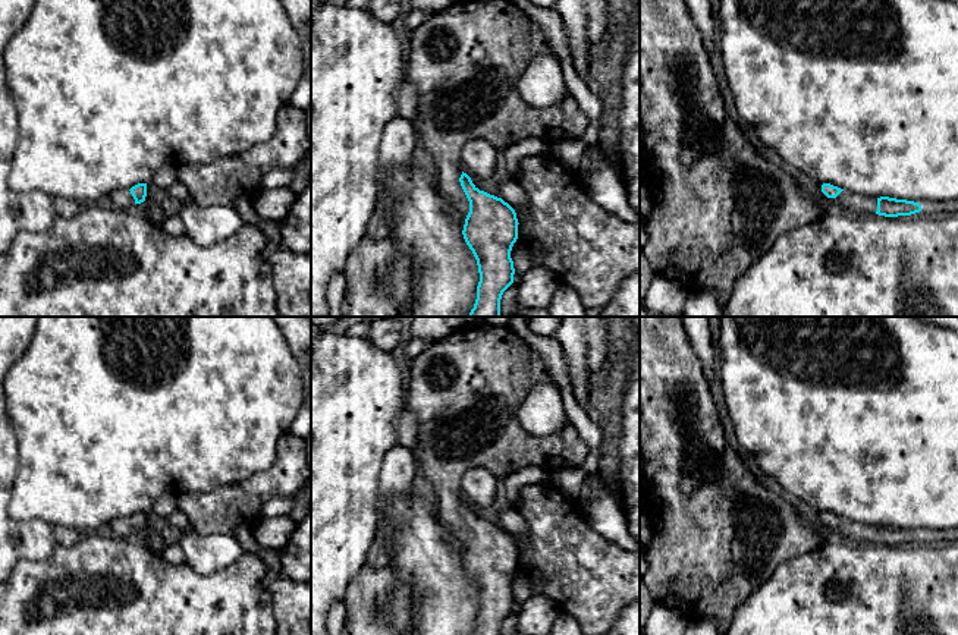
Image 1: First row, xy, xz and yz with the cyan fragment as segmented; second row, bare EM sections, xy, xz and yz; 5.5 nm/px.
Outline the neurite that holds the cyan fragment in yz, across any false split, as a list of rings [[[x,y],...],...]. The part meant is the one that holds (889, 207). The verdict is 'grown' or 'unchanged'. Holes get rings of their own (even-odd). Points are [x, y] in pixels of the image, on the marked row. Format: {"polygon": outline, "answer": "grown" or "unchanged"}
{"polygon": [[[640,0],[640,122],[640,173],[653,205],[643,251],[654,274],[676,282],[687,293],[714,290],[720,312],[735,282],[778,238],[814,221],[826,207],[885,217],[921,211],[914,201],[866,197],[830,183],[804,197],[792,176],[764,160],[728,116],[687,0]]], "answer": "grown"}

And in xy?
{"polygon": [[[138,183],[131,189],[114,191],[109,197],[107,204],[117,207],[120,210],[131,210],[132,205],[144,202],[145,197],[147,197],[147,183]]], "answer": "grown"}

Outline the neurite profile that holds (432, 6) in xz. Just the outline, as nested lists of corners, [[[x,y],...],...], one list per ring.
[[[408,0],[409,10],[425,10],[428,13],[436,13],[446,6],[449,6],[455,0]]]

